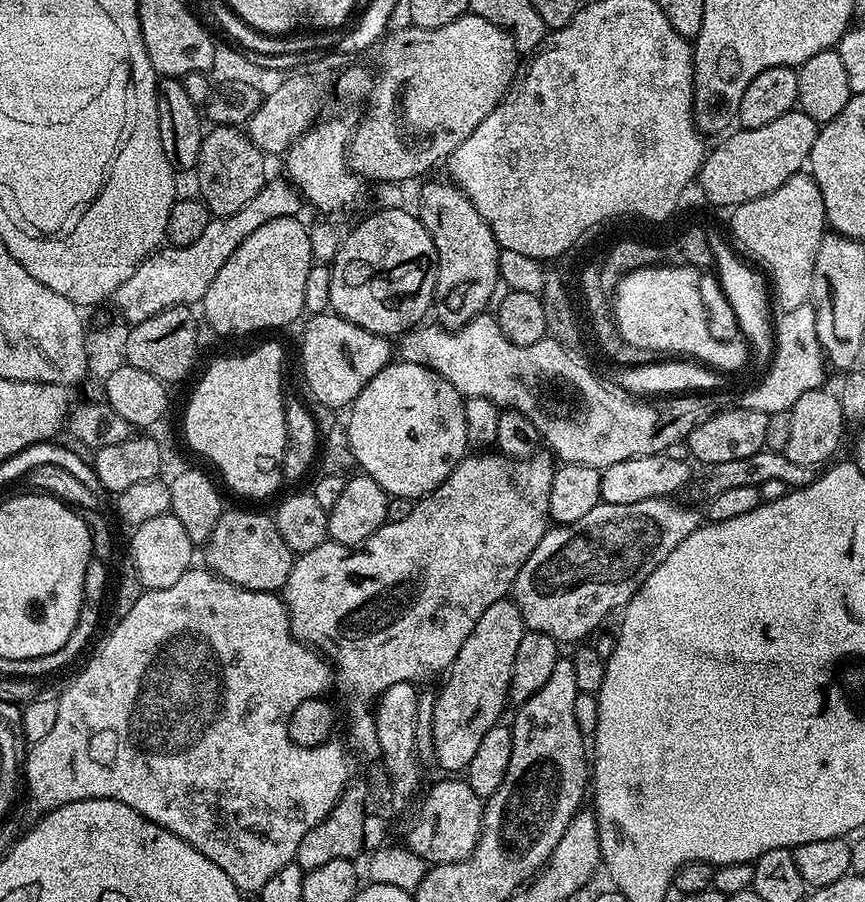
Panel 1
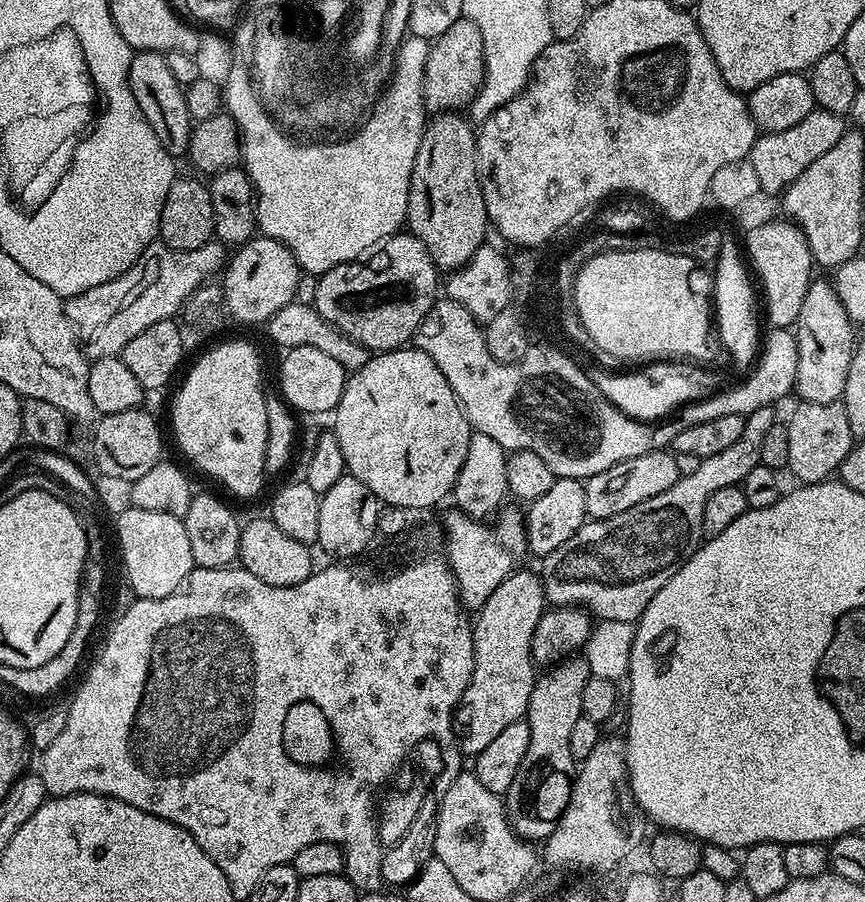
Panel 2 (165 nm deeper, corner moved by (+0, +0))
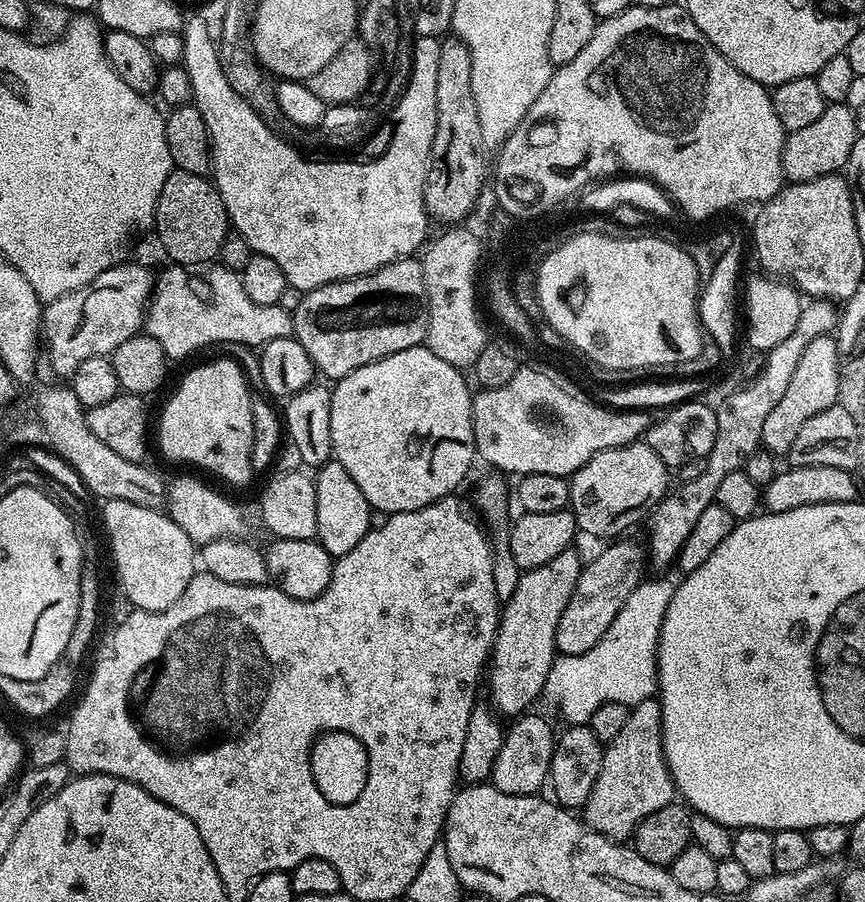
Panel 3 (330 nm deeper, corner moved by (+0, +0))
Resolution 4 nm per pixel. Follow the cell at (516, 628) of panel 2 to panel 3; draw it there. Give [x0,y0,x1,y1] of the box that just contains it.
[486,547,582,718]

